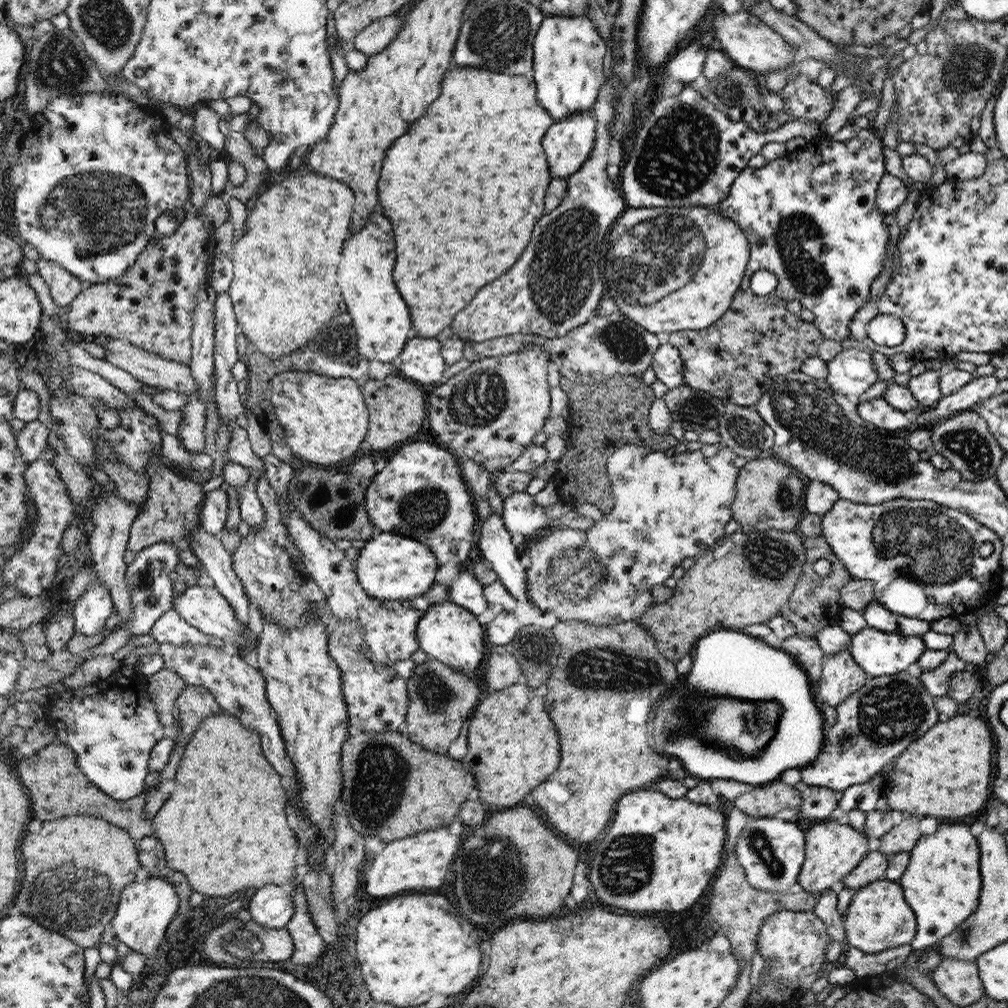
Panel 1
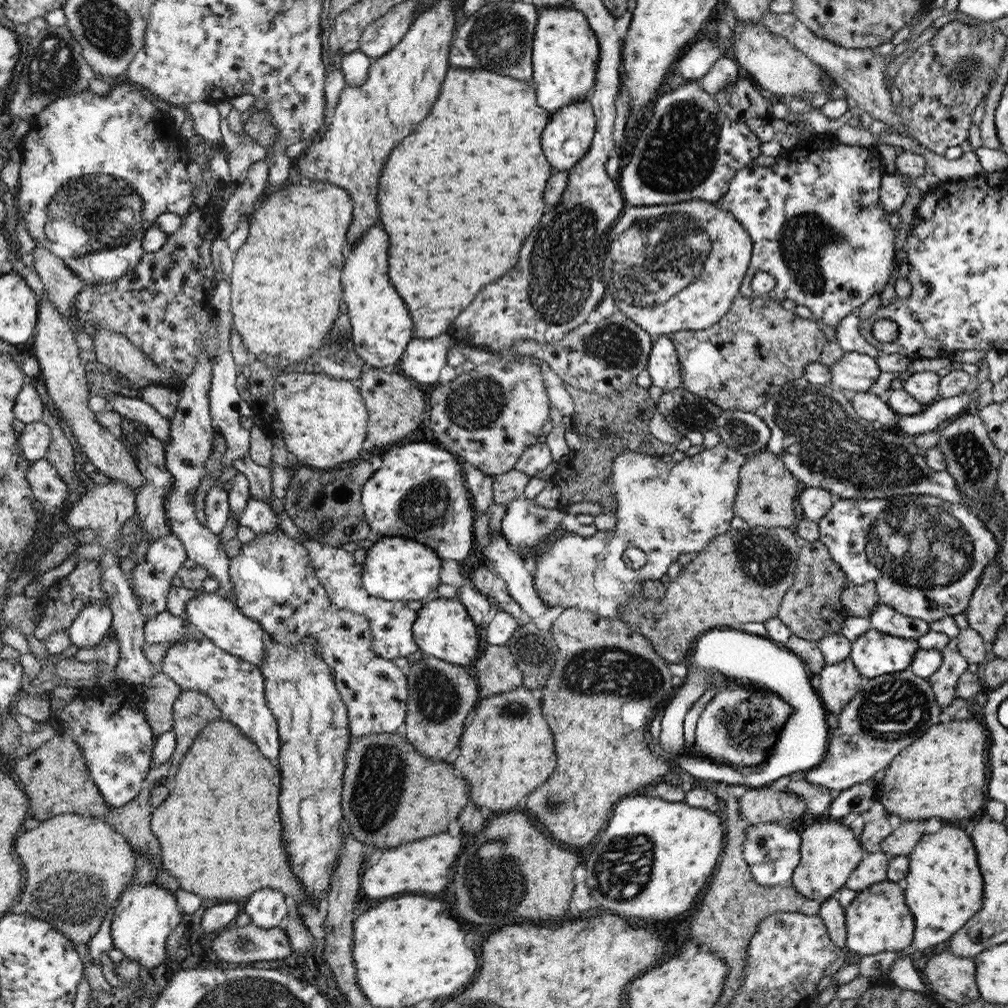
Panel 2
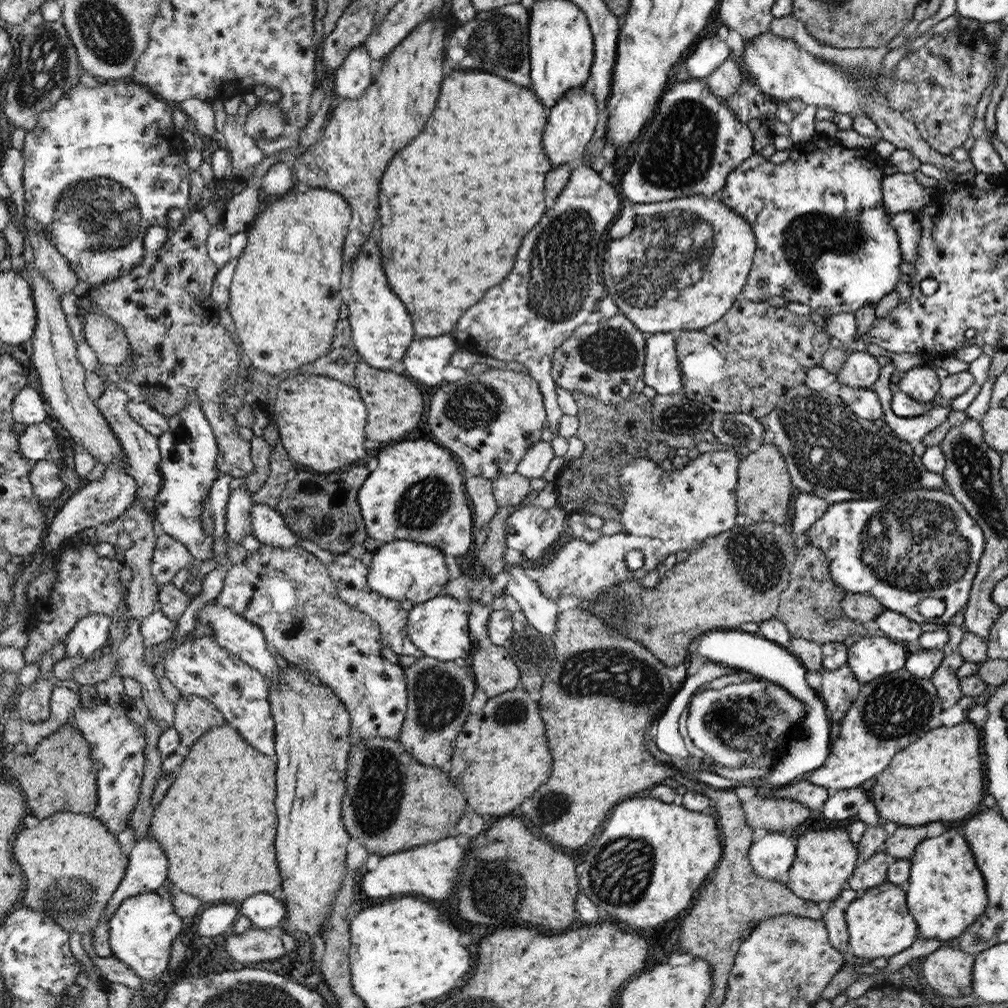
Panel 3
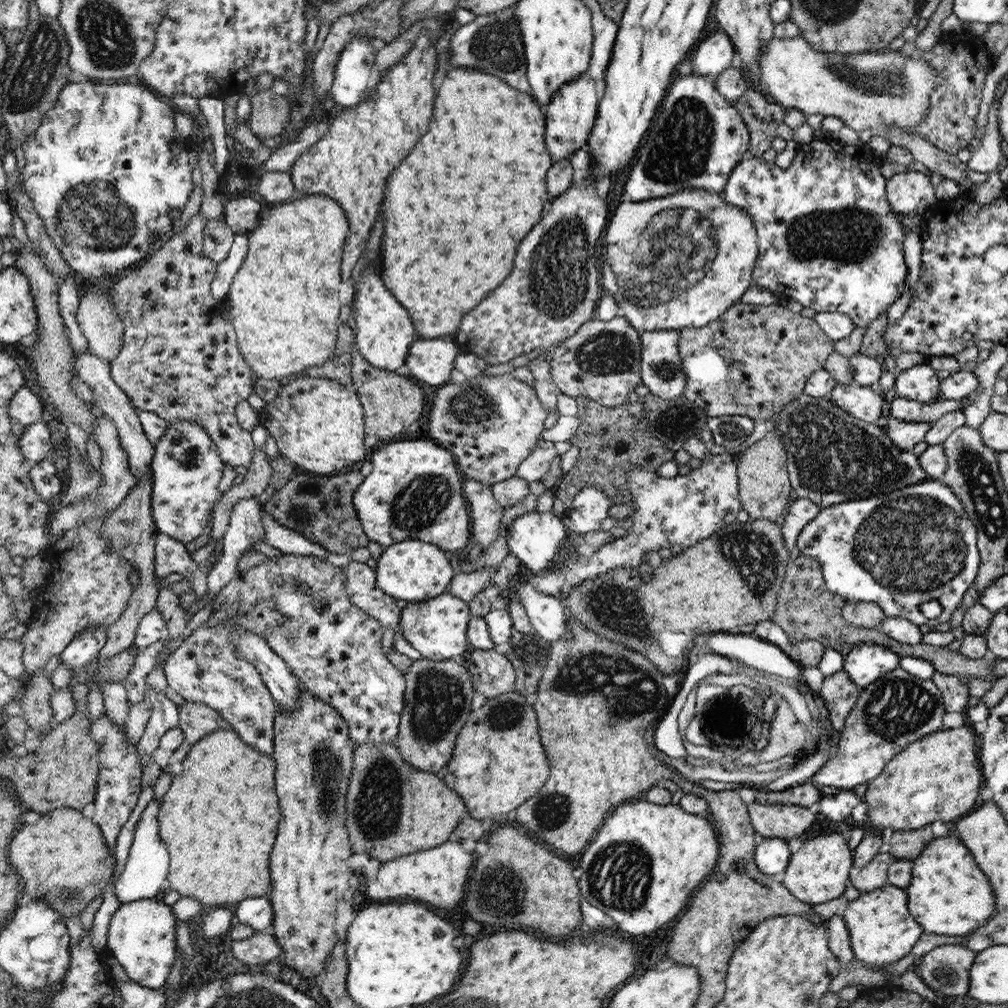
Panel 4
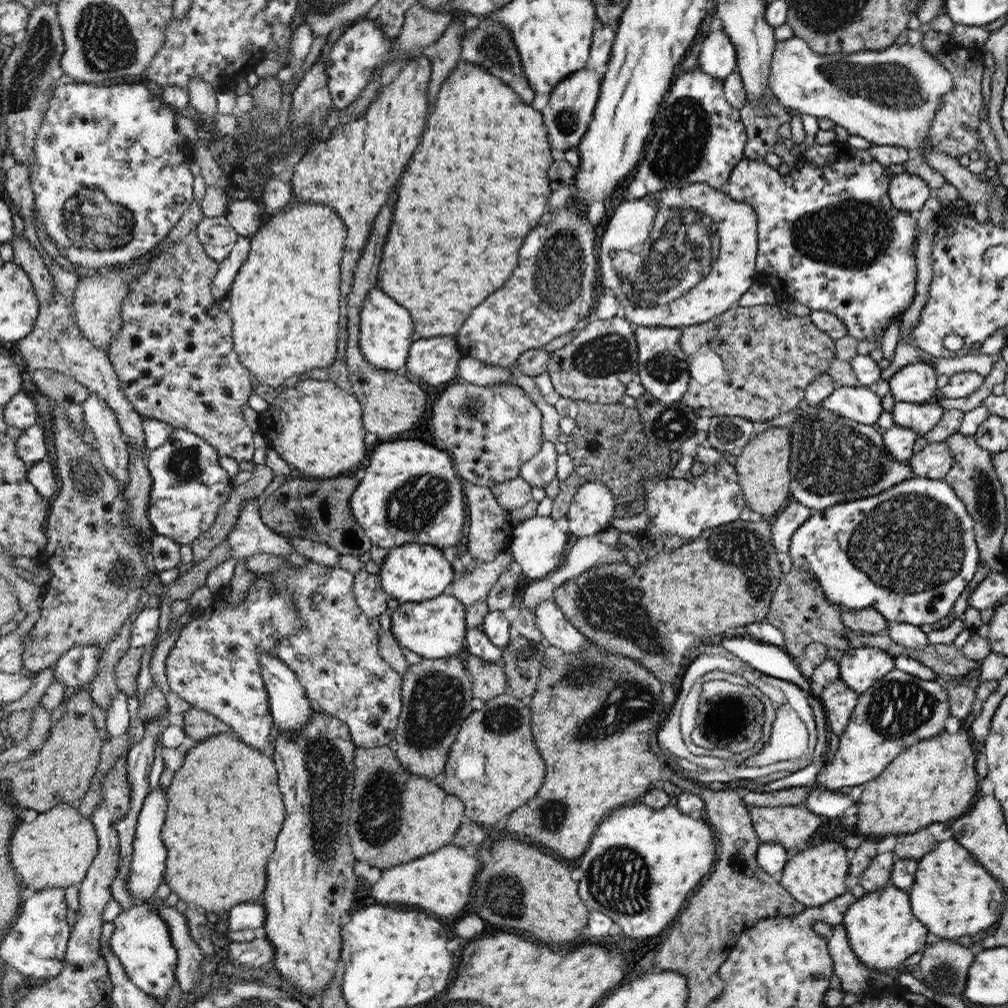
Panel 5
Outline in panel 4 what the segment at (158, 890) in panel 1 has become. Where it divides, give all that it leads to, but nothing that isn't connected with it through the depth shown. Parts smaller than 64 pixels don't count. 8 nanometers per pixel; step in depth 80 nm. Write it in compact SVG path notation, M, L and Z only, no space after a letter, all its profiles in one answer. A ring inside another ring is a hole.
M160 897L121 905L110 923L109 954L126 968L130 981L157 991L168 987L172 970L180 958L177 935L179 920L173 906L165 904Z

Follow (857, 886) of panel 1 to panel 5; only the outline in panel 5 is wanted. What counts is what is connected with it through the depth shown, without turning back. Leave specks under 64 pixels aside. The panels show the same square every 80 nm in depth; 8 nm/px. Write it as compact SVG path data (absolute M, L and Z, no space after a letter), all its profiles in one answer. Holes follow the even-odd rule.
M893 852L877 854L871 860L868 868L854 882L860 884L868 893L888 887L891 883L892 870L896 860L897 857Z

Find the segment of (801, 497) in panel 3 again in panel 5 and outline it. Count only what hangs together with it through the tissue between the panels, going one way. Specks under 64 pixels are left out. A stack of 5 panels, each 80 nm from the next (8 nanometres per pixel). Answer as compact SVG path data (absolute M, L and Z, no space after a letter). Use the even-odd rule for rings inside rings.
M792 500L782 514L771 520L774 546L777 547L777 552L782 554L782 558L788 556L792 536L802 524L806 523L811 512L812 509Z

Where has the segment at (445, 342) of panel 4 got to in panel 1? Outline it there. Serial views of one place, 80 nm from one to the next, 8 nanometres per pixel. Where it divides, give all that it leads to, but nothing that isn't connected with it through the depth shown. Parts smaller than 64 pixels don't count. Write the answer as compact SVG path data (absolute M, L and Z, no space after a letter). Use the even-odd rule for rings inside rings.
M414 338L405 346L405 352L397 360L397 371L412 381L431 388L431 384L440 380L444 370L442 343L434 338Z

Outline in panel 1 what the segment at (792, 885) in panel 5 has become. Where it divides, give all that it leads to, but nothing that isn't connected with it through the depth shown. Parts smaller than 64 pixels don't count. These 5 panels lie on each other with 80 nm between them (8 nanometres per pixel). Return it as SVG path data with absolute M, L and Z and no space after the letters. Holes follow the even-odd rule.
M838 817L813 825L806 830L806 860L797 878L797 889L814 896L827 892L832 884L848 877L868 853L868 838L844 819Z

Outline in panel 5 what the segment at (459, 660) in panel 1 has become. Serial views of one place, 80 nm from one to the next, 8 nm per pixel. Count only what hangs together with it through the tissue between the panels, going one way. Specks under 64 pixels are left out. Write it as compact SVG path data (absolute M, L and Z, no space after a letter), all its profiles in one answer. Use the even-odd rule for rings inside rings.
M450 592L420 603L393 603L392 611L390 631L401 648L427 659L448 658L463 650L466 610L464 604L460 604Z

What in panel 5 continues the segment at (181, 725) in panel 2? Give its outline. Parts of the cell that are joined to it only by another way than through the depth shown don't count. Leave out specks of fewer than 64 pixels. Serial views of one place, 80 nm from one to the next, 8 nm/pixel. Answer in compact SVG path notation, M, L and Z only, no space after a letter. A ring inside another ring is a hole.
M193 706L184 714L185 729L197 743L216 734L232 733L232 727L213 714Z

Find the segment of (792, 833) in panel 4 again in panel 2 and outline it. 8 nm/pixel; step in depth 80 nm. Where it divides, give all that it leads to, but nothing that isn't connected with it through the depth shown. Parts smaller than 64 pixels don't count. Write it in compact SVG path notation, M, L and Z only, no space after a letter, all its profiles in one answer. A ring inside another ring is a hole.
M768 786L758 787L752 791L744 793L739 798L739 811L741 816L747 818L750 824L764 824L765 822L778 822L786 818L786 814L794 814L794 818L802 816L807 812L808 807L804 804L804 800L797 794L789 791L778 791L768 788Z

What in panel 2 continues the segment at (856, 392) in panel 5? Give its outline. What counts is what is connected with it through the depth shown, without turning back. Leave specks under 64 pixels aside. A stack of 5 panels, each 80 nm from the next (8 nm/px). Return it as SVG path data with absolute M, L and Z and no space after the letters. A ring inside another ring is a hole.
M866 391L855 393L852 398L853 406L857 409L858 414L862 415L862 418L872 422L876 420L876 422L881 422L882 425L886 425L888 428L897 426L896 412L888 406L884 397Z

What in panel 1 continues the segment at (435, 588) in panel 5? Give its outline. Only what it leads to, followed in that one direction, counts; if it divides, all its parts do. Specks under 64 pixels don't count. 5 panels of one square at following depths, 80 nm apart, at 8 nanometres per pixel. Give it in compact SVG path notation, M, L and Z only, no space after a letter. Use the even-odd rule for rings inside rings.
M379 532L375 538L366 541L366 545L360 549L355 570L366 594L373 598L382 601L413 600L424 596L424 592L428 592L430 586L434 584L439 563L436 562L436 557L429 546L417 539Z

